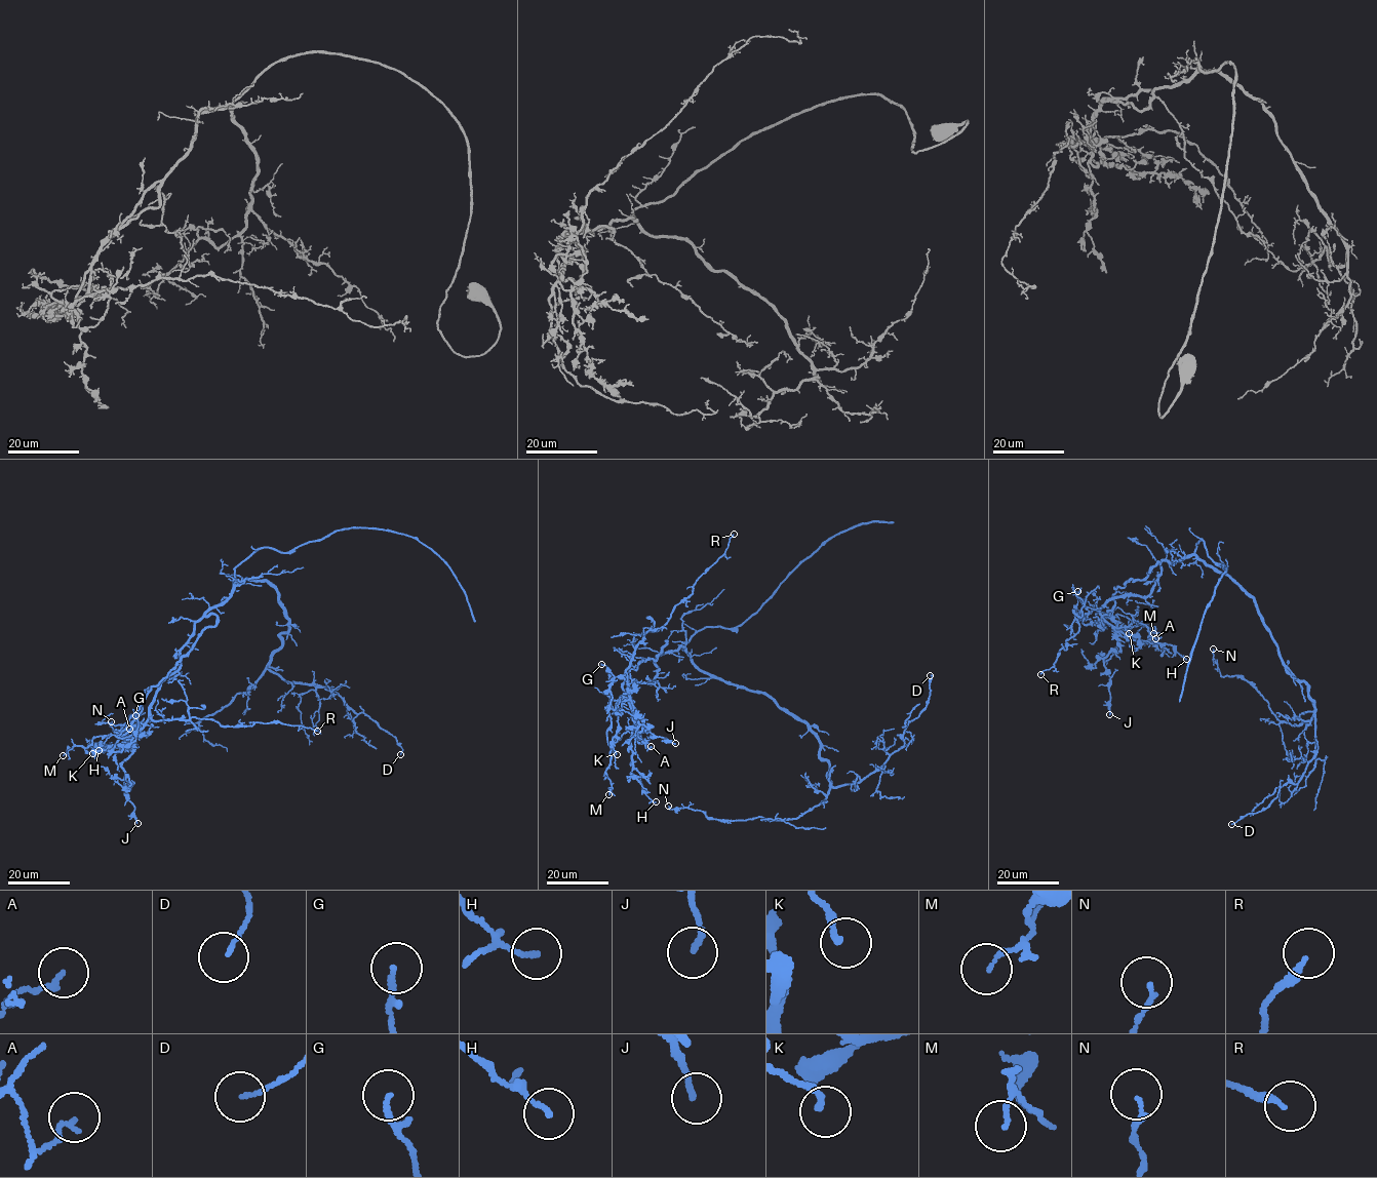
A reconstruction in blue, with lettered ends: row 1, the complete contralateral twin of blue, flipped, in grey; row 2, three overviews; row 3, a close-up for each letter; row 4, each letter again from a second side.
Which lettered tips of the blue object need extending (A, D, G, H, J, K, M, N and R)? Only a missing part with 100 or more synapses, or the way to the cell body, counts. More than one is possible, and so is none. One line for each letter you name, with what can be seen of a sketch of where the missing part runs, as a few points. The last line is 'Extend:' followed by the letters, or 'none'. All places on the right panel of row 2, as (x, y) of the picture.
Extend: none

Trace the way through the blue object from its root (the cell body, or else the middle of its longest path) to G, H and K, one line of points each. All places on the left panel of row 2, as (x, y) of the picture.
G: (246, 579), (195, 622), (148, 721), (122, 735), (115, 752), (135, 739), (135, 715)
H: (246, 579), (195, 622), (146, 725), (99, 750)
K: (246, 579), (235, 579), (225, 601), (208, 607), (195, 622), (179, 668), (160, 680), (148, 721), (92, 753)

